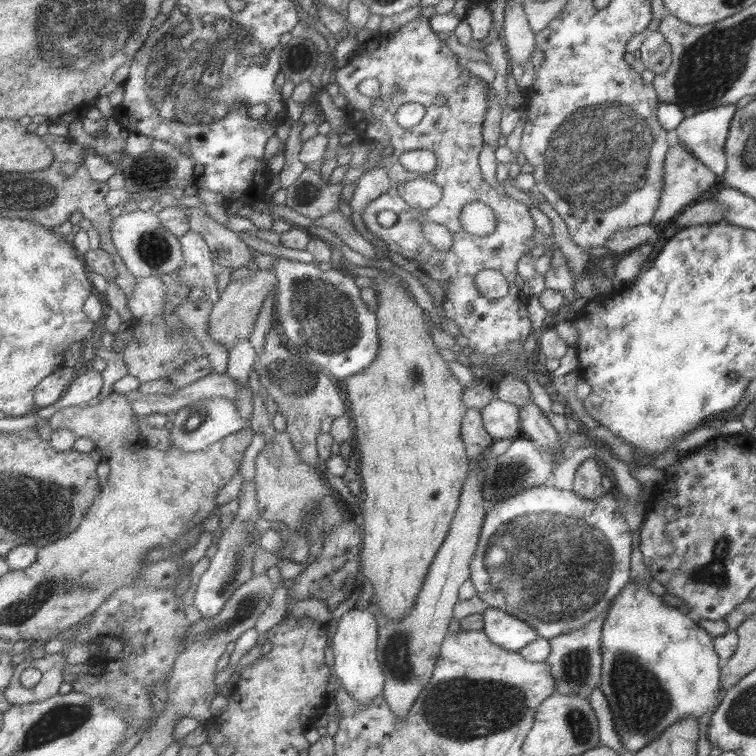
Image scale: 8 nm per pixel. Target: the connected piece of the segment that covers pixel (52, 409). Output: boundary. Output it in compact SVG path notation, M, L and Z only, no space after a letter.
M92 368L78 373L76 380L71 384L67 393L59 403L45 408L41 412L43 419L50 420L61 408L70 406L86 406L102 394L104 388L104 375Z

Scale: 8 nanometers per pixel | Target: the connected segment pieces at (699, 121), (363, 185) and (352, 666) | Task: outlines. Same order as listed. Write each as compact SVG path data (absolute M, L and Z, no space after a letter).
M734 104L709 108L691 116L684 116L675 128L677 141L717 178L726 169L723 147L729 123L737 109Z
M373 168L366 171L359 179L353 197L350 201L351 209L356 214L363 214L367 206L377 200L390 189L389 168Z
M355 605L341 616L337 624L337 632L331 638L335 656L334 672L341 684L357 698L357 702L367 706L383 694L386 685L385 671L378 659L380 623L371 609L359 609Z

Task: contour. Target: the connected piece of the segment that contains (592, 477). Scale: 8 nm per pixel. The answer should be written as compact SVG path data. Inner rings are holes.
M594 457L585 458L581 464L577 467L577 470L574 472L574 479L572 483L572 492L579 496L581 499L597 501L600 499L603 494L603 486L601 486L601 472L599 468L602 464L598 459Z

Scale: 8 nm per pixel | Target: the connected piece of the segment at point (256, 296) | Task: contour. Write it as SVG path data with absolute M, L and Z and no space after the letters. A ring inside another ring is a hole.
M273 266L268 269L258 267L256 270L252 270L252 274L249 277L243 277L243 279L232 283L229 282L222 293L221 300L214 303L211 322L209 322L211 323L211 335L219 343L223 343L229 353L237 341L248 339L249 334L255 328L255 322L257 322L259 310L263 308L265 297L269 296L271 290L275 290L275 286L279 284L279 277L277 277Z

